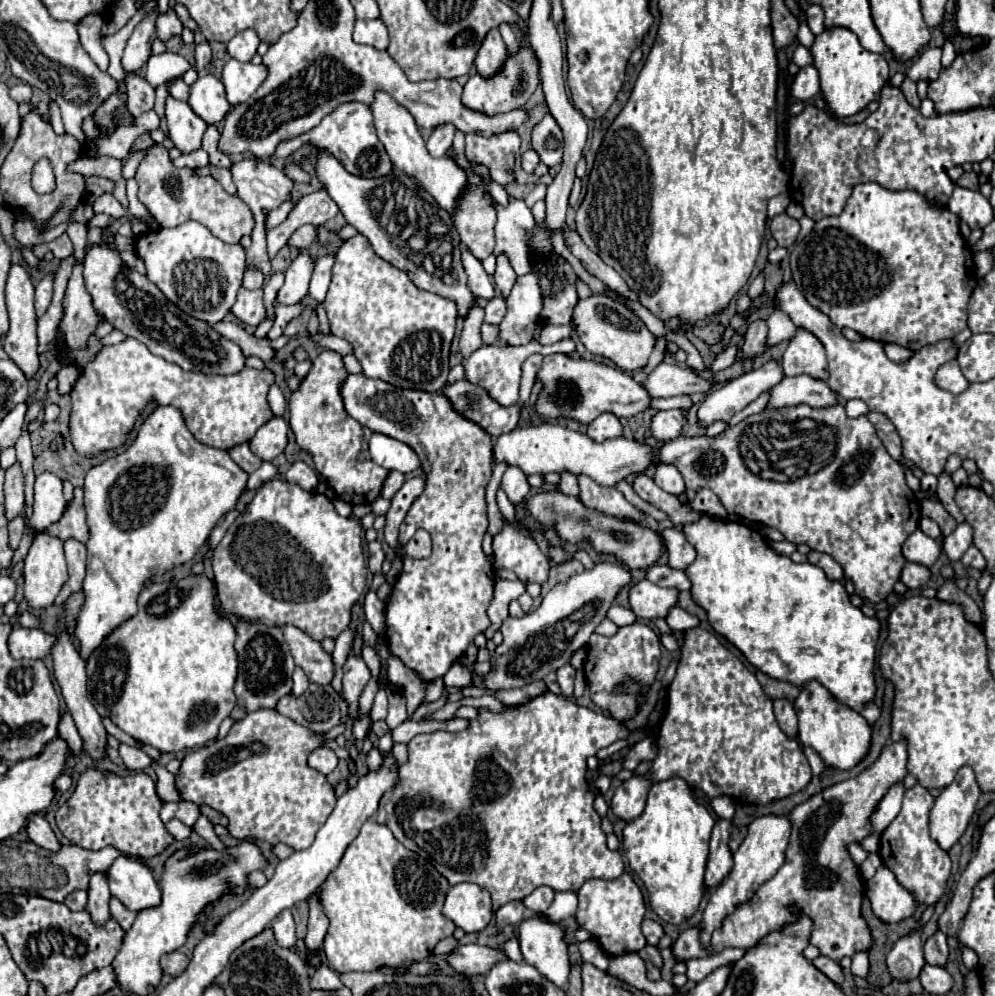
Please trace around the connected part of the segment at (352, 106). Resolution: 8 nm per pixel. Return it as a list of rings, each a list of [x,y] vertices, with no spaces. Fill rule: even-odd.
[[[344,103],[344,105],[340,105],[336,111],[326,115],[320,121],[320,125],[316,125],[308,133],[300,135],[300,137],[292,137],[292,141],[280,141],[280,145],[276,147],[274,157],[286,159],[294,151],[298,151],[302,145],[320,147],[326,153],[332,153],[332,157],[336,157],[348,173],[358,175],[358,177],[384,177],[392,171],[392,163],[390,163],[390,159],[384,151],[384,145],[380,143],[380,139],[376,135],[372,111],[364,103]]]

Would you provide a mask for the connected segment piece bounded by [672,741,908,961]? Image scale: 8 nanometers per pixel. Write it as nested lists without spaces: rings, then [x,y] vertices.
[[[904,741],[890,743],[888,747],[884,747],[880,757],[858,777],[826,787],[824,791],[794,807],[790,813],[792,837],[786,849],[786,863],[776,871],[772,879],[756,889],[754,897],[748,903],[738,905],[736,911],[722,921],[720,929],[712,933],[710,945],[704,945],[700,941],[700,925],[680,931],[678,939],[672,945],[674,957],[678,961],[688,961],[718,955],[728,947],[748,949],[756,945],[758,939],[762,939],[766,933],[780,929],[790,921],[790,903],[814,919],[810,943],[816,945],[822,955],[840,961],[842,957],[852,957],[858,951],[868,951],[872,947],[872,931],[862,917],[864,879],[860,875],[860,867],[848,853],[848,845],[872,835],[870,819],[876,811],[876,805],[892,785],[902,783],[908,775],[906,757],[908,755]]]

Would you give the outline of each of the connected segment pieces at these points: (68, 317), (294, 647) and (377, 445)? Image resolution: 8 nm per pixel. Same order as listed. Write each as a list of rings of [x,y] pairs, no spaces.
[[[78,261],[72,269],[72,275],[68,279],[68,287],[62,299],[62,319],[58,323],[58,331],[62,333],[66,347],[76,351],[76,349],[86,349],[90,335],[94,335],[96,327],[104,323],[104,317],[96,313],[92,305],[92,297],[86,291],[84,277],[82,277],[82,263]]]
[[[284,625],[282,633],[294,657],[294,663],[306,671],[308,679],[318,685],[328,685],[334,677],[334,665],[332,657],[322,649],[322,645],[318,641],[312,641],[294,625]]]
[[[372,433],[370,455],[372,455],[374,463],[378,463],[380,467],[384,467],[388,471],[396,469],[400,473],[410,473],[420,467],[420,459],[414,453],[414,449],[410,449],[406,443],[396,441],[382,433]]]

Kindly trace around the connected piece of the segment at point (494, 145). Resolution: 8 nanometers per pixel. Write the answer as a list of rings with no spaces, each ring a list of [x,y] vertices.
[[[516,131],[480,137],[476,133],[466,135],[466,157],[468,161],[478,161],[490,169],[492,181],[502,187],[516,181],[514,159],[520,151],[520,135]]]

